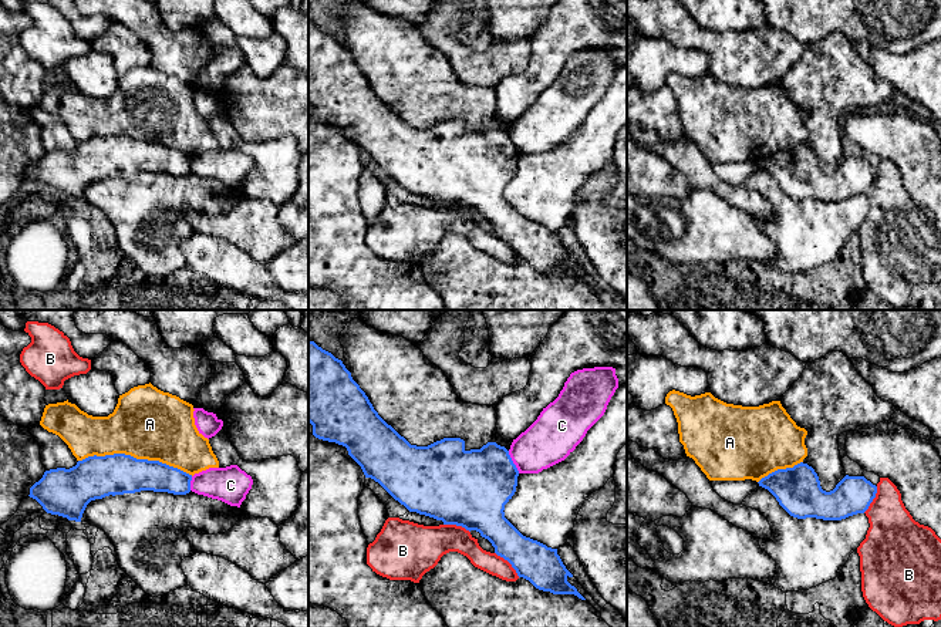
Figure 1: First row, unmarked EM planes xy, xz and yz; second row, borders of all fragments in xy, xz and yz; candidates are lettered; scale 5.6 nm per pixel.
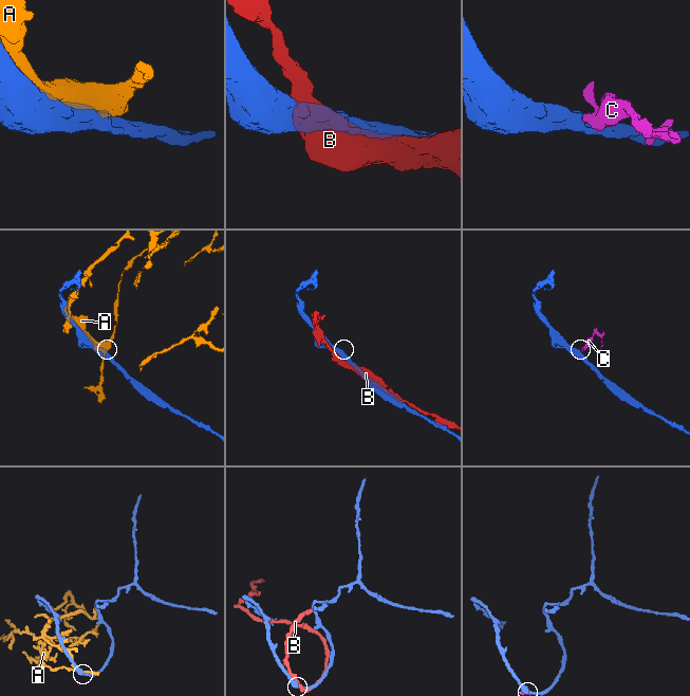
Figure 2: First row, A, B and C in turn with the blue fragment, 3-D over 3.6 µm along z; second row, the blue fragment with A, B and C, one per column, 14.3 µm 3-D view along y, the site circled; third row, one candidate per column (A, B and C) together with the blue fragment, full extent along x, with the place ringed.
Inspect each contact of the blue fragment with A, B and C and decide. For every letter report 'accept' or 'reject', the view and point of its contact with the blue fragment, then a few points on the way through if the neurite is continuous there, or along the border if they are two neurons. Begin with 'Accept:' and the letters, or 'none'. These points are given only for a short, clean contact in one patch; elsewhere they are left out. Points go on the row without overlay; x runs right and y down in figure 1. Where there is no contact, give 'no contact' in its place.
Accept: none
A: reject; meets blue in xy at (135, 140)
B: reject; meets blue in xz at (509, 243)
C: reject; meets blue in xz at (512, 144); border along xz (508, 132), (519, 154)

